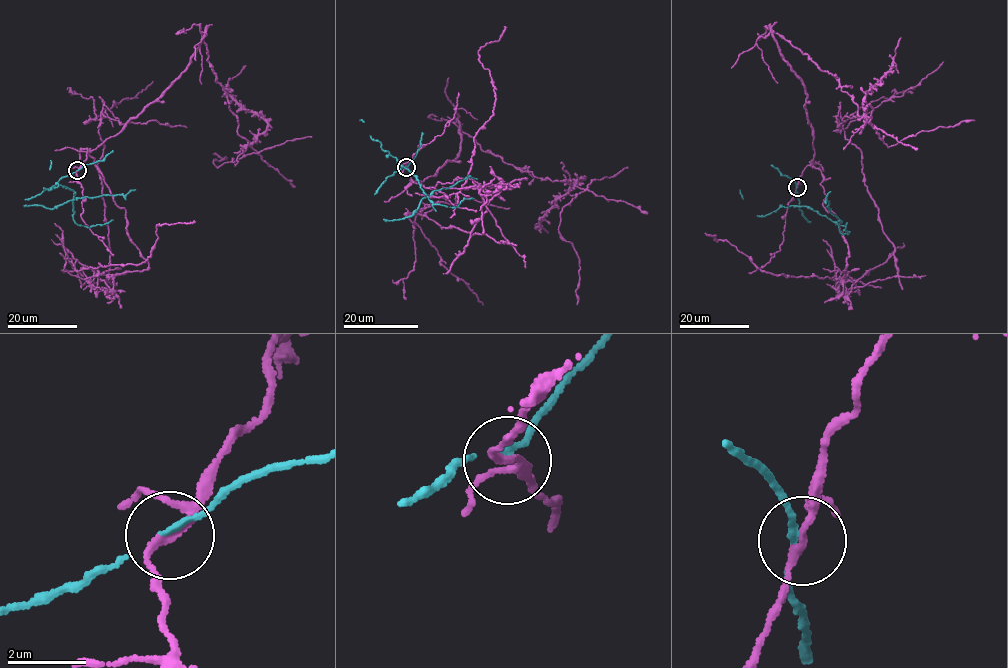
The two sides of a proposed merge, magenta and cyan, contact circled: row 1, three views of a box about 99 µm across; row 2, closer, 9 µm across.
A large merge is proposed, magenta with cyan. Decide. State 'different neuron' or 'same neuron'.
different neuron

